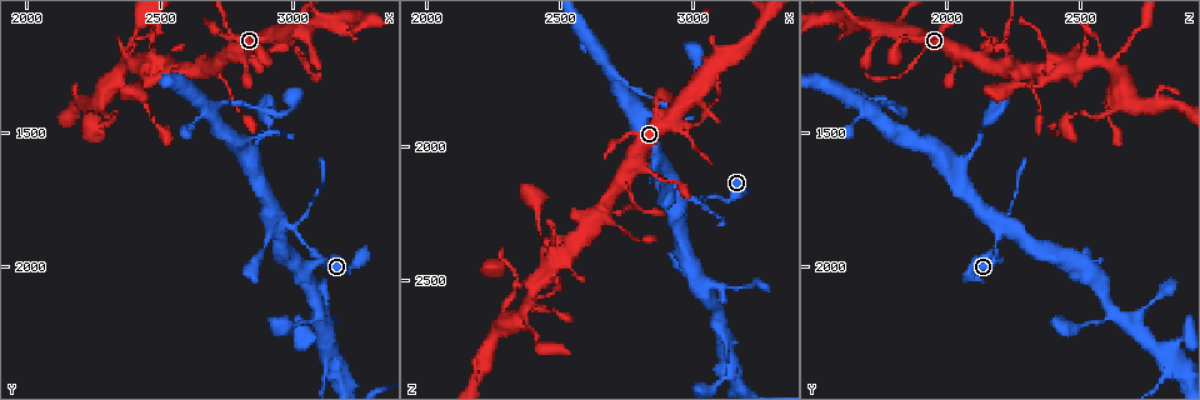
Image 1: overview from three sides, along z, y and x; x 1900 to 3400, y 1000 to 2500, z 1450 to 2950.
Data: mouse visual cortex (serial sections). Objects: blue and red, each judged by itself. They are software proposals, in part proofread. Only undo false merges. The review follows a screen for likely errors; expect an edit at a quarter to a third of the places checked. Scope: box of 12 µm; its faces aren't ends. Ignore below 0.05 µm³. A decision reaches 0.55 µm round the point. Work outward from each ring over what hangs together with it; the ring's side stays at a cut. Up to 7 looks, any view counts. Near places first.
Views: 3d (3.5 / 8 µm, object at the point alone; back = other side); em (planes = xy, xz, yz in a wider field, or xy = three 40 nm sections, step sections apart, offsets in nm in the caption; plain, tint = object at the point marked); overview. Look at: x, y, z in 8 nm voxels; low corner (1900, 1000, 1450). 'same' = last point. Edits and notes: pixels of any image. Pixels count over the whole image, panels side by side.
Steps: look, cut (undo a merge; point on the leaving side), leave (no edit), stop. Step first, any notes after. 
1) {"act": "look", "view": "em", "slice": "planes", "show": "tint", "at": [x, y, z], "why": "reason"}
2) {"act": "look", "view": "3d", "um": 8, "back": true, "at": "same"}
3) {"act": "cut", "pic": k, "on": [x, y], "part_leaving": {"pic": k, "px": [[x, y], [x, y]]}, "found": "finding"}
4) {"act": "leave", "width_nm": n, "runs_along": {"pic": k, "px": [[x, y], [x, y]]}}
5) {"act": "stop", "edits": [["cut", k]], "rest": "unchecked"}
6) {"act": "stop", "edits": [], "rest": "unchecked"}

{"act": "look", "view": "3d", "um": 8, "at": [2860, 1160, 1830], "why": "abrupt turn"}

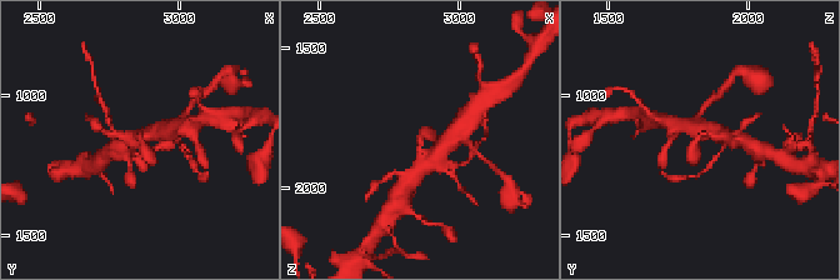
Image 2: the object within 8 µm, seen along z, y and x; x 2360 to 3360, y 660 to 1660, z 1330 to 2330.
{"act": "look", "view": "em", "slice": "xy", "step": 3, "show": "tint", "at": [2870, 1160, 1820]}

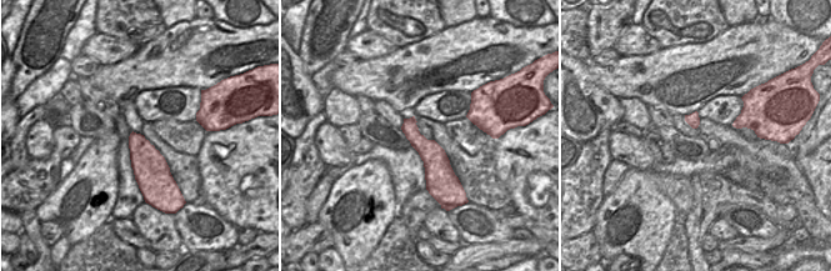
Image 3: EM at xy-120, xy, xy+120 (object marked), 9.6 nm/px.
{"act": "leave", "runs_along": {"pic": 2, "px": [[724, 136], [701, 134], [699, 163]]}, "found": "one cell here"}

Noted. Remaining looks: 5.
{"act": "look", "view": "3d", "um": 3.5, "at": [2380, 1240, 2610]}

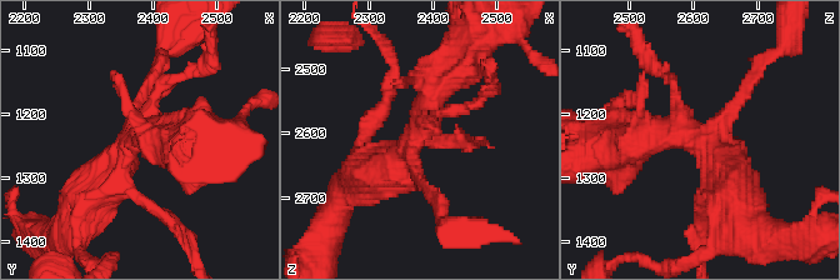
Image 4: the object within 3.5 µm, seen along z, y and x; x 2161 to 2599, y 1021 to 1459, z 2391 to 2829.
{"act": "look", "view": "em", "slice": "xy", "step": 3, "show": "tint", "at": [2375, 1245, 2605]}

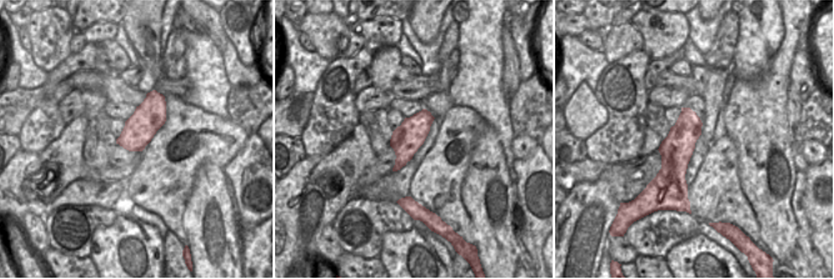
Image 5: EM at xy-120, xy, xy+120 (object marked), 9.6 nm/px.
{"act": "look", "view": "em", "slice": "xy", "step": 5, "show": "tint", "at": "same"}

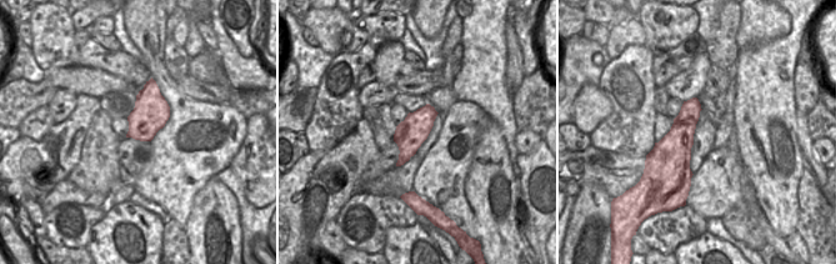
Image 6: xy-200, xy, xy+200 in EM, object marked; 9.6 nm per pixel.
{"act": "leave", "runs_along": {"pic": 4, "px": [[449, 68], [399, 164], [368, 173]]}, "found": "all the same cell"}

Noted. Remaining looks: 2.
{"act": "look", "view": "3d", "um": 3.5, "at": [2320, 1460, 2460], "why": "calibre changes"}

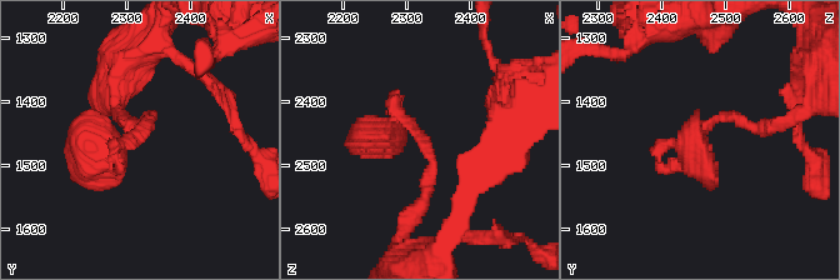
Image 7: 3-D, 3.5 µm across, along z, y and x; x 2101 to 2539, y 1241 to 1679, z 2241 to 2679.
{"act": "look", "view": "em", "slice": "xy", "step": 1, "show": "tint", "at": [2310, 1460, 2445]}

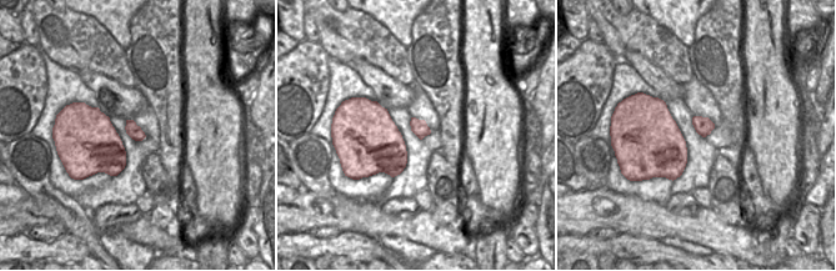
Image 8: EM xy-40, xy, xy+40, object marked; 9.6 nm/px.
{"act": "leave", "runs_along": {"pic": 7, "px": [[145, 128], [73, 178]]}, "found": "continuous, no second cell"}

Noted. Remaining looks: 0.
{"act": "stop", "edits": [], "rest": "unchecked"}

